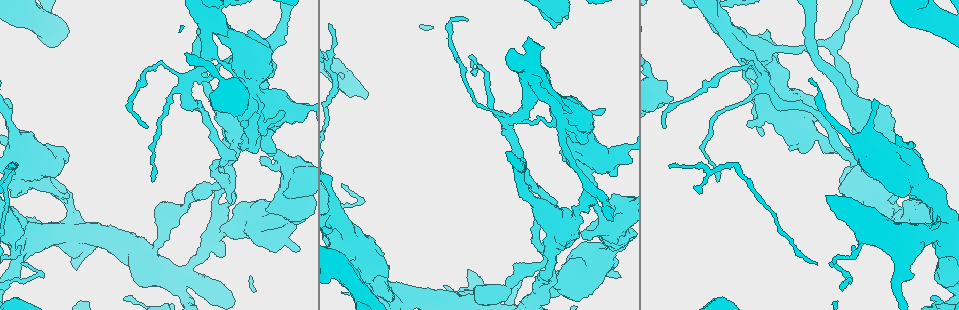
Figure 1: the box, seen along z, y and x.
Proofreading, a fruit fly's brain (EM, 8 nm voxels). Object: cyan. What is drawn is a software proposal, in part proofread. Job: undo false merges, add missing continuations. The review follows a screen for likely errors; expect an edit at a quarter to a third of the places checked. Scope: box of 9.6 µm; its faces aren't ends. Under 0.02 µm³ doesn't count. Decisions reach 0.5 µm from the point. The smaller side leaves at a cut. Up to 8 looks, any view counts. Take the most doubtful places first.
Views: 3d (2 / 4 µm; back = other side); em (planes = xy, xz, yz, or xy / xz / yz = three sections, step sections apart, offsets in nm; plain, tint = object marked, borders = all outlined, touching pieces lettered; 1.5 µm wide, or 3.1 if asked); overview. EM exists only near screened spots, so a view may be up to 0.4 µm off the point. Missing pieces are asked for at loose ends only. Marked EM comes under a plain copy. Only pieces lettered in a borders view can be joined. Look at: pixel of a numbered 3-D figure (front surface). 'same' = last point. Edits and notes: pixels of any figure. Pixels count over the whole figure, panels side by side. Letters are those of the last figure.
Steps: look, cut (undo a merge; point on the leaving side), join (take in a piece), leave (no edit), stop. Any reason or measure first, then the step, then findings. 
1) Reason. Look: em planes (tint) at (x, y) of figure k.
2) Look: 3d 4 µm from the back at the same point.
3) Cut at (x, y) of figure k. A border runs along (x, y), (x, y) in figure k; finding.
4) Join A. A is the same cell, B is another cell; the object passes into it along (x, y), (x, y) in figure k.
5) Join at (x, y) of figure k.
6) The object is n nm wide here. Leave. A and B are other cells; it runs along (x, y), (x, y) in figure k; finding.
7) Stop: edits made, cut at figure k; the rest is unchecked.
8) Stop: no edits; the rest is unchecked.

Thick end. Look: 3d 2 µm at (245, 124) of figure 1.

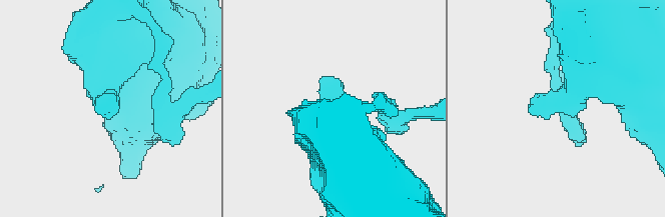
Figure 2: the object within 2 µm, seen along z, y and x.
Look: em planes (borders) at (99, 110) of figure 2.

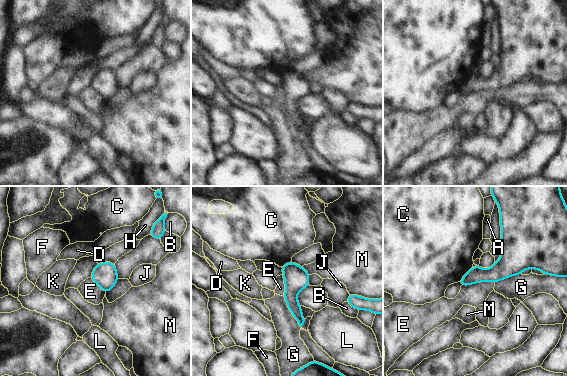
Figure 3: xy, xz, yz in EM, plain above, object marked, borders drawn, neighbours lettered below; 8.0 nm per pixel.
Leave. A, B, C, D, E, F, G, H, J, K, L and M are other cells; a border runs along (494, 282), (480, 281), (461, 286) in figure 3; none of them fits.

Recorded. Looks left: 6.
Look: em planes (borders) at (357, 261) of figure 1.

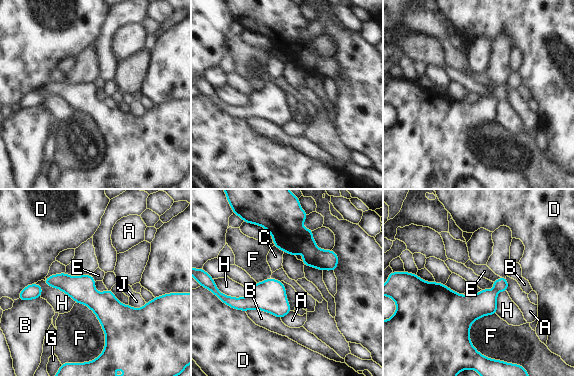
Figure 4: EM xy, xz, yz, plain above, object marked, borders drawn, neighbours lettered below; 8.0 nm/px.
Leave. A, B, C, D, E, F, G, H and J are other cells; all the same neuron.

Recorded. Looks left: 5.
End of a long branch. Look: 3d 4 µm from the back at (154, 180) of figure 1.

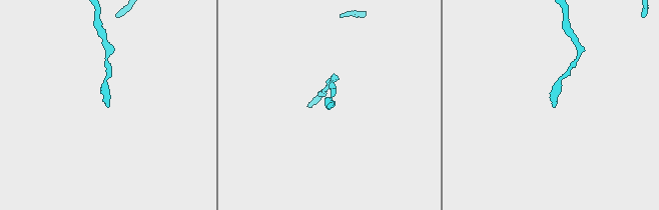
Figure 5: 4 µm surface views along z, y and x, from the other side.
Look: em xy step 8 (tint) at (332, 106) of figure 5.

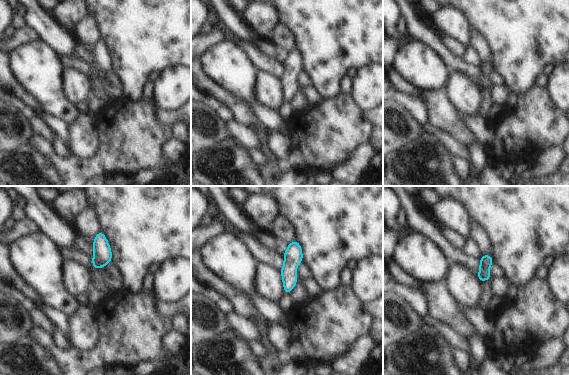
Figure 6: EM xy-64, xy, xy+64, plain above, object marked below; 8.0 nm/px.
Look: em xy step 8 (borders) at the same point.

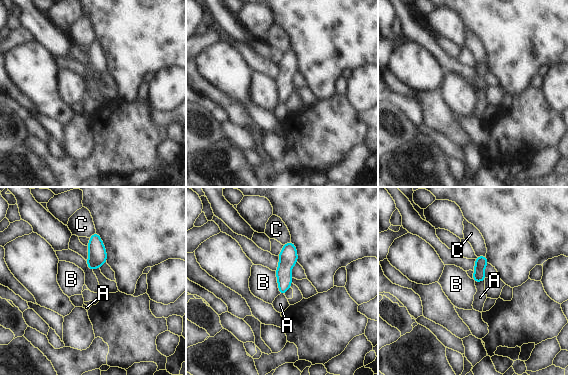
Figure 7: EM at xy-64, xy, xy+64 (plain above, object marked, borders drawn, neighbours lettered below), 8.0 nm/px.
Leave. A, B and C are other cells; a border runs along (484, 279), (475, 283) in figure 7; no lettered piece goes on from it.

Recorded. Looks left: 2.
Stop: no edits; the rest is unchecked.

